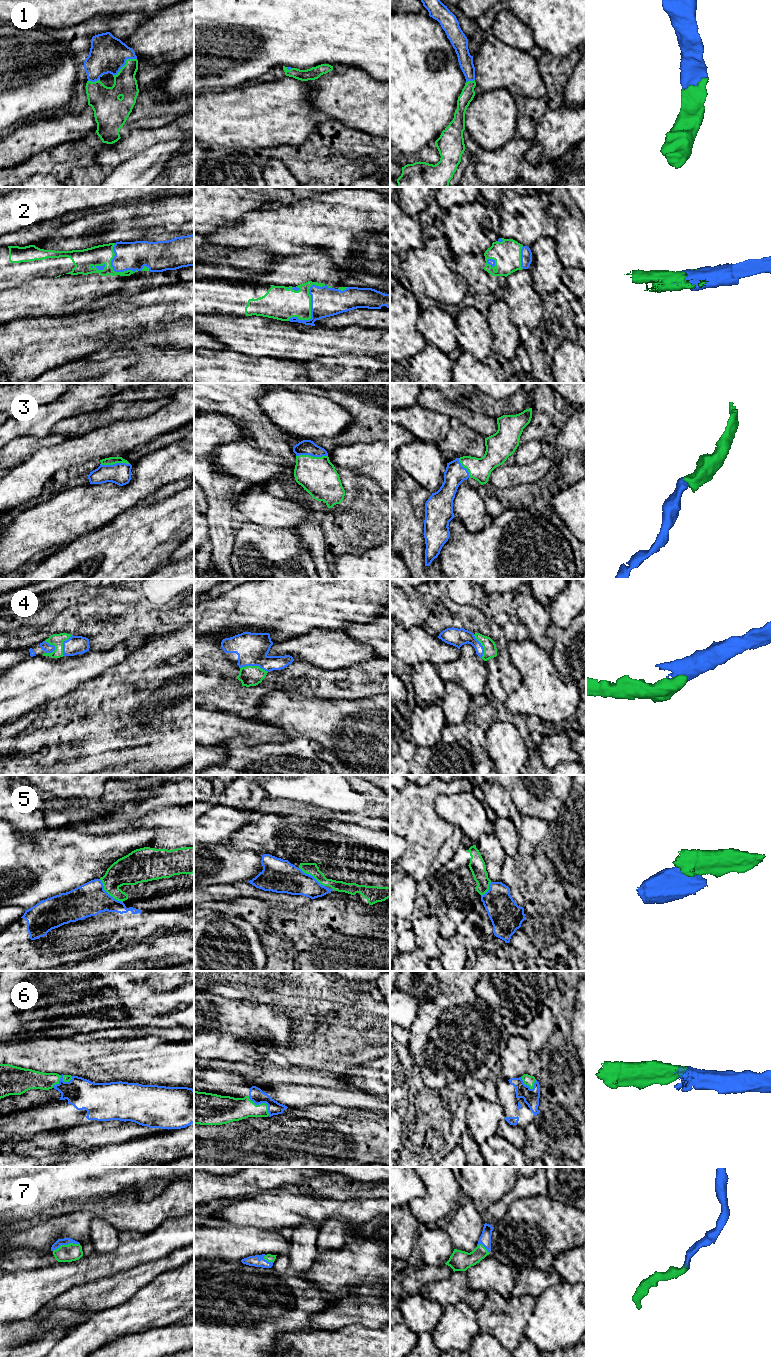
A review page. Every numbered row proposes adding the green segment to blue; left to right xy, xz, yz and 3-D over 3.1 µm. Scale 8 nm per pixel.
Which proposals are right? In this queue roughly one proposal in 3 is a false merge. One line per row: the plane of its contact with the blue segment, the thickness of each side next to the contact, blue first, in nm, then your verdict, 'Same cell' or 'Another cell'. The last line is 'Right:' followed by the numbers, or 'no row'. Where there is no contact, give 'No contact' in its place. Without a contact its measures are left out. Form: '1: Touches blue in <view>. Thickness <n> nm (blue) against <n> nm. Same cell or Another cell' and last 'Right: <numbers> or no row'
1: Touches blue in xy. Thickness 300 nm (blue) against 190 nm. Same cell
2: Touches blue in xz. Thickness 240 nm (blue) against 260 nm. Same cell
3: Touches blue in xz. Thickness 130 nm (blue) against 300 nm. Same cell
4: Touches blue in xz. Thickness 260 nm (blue) against 160 nm. Same cell
5: Touches blue in xy. Thickness 260 nm (blue) against 240 nm. Another cell
6: Touches blue in xy. Thickness 240 nm (blue) against 160 nm. Same cell
7: Touches blue in xy. Thickness 60 nm (blue) against 140 nm. Same cell
Right: 1, 2, 3, 4, 6, 7

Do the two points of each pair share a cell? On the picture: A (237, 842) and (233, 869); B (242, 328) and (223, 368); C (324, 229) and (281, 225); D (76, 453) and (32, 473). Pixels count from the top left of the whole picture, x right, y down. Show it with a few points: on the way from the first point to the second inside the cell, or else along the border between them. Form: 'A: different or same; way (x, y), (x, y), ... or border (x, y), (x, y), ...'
A: different; border (232, 845), (237, 849), (252, 849), (258, 853)
B: different; border (226, 346), (254, 358)
C: same; way (313, 225), (292, 225)
D: same; way (65, 456), (43, 467)

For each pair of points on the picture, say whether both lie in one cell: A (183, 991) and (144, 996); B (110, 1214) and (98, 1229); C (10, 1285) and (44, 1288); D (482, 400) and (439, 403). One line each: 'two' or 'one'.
A: one
B: two
C: one
D: two

